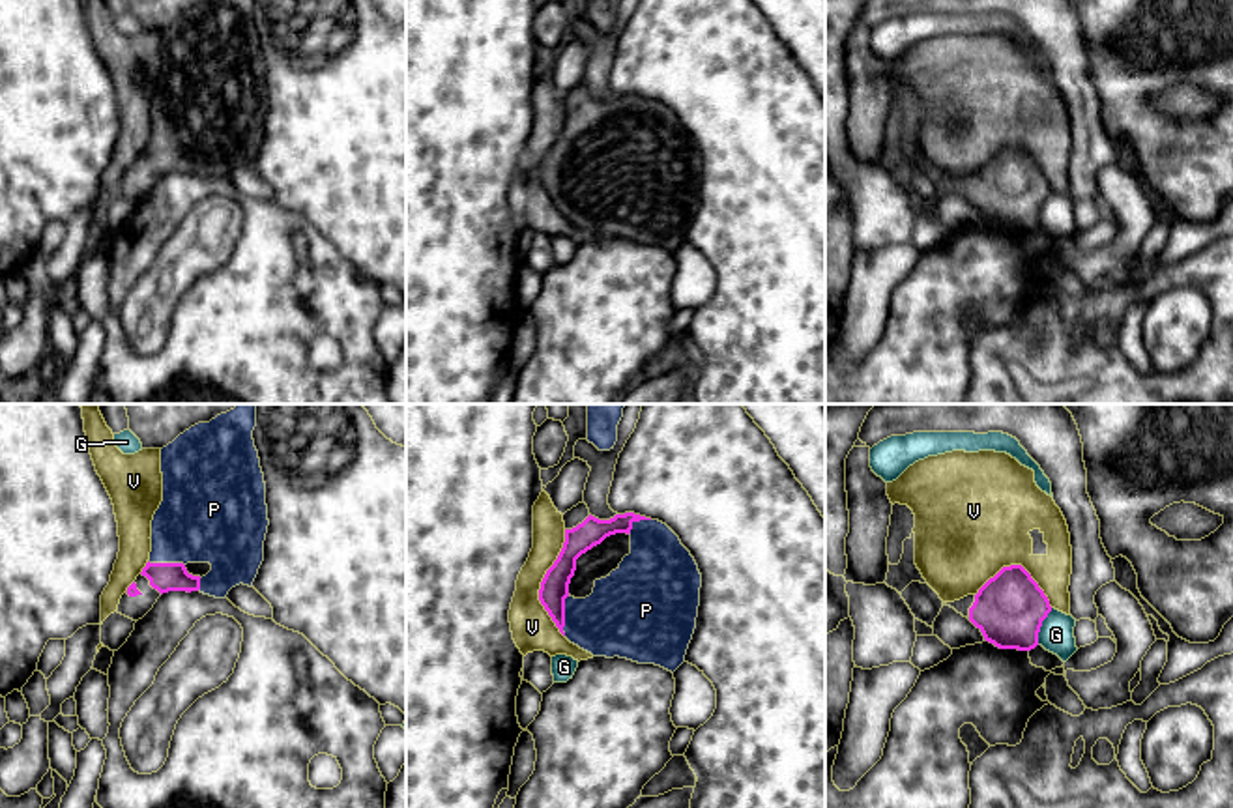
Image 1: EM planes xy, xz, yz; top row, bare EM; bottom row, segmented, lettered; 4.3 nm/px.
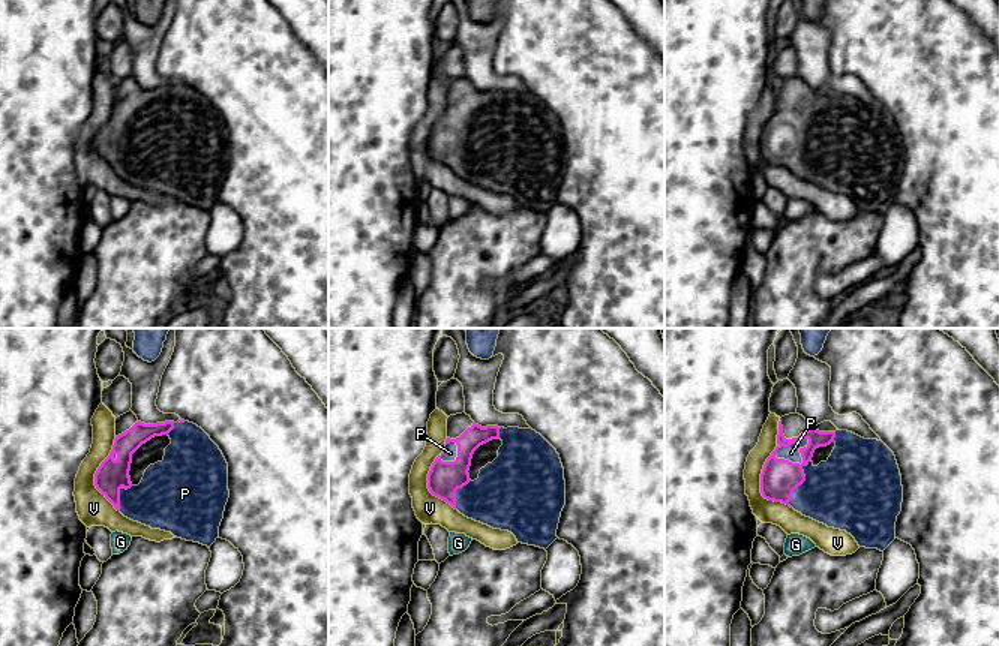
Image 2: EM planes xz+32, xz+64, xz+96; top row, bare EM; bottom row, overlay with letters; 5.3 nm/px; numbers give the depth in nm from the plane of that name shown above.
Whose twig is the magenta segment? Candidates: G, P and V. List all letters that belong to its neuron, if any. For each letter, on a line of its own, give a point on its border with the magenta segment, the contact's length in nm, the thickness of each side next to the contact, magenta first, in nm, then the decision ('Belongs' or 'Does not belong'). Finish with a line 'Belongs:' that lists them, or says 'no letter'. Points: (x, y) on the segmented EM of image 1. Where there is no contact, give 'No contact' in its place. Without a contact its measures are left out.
G: Touches magenta at yz (1041, 625). Shared border 170 nm. Thickness 300 nm (magenta) against 150 nm. Does not belong
P: Touches magenta at xz (564, 616). Shared border 180 nm. Thickness 130 nm (magenta) against 340 nm. Belongs
V: Touches magenta at xz (541, 584). Shared border 460 nm. Thickness 130 nm (magenta) against 180 nm. Does not belong
Belongs: P

